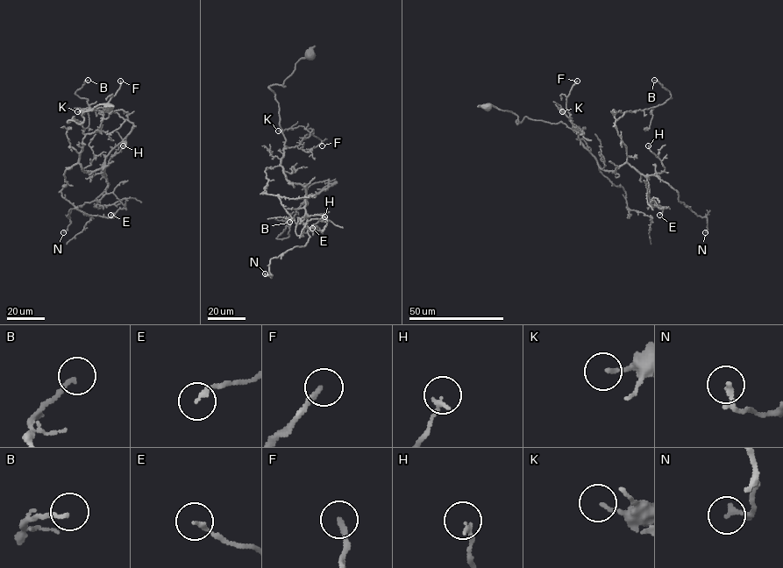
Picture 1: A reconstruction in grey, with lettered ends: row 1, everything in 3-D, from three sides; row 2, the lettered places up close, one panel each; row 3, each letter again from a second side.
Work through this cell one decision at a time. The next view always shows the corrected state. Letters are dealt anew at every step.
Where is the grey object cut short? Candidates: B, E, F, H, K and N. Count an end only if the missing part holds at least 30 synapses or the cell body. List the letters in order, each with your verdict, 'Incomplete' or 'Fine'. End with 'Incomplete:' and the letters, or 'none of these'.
B: Fine
E: Fine
F: Fine
H: Fine
K: Fine
N: Fine
Incomplete: none of these

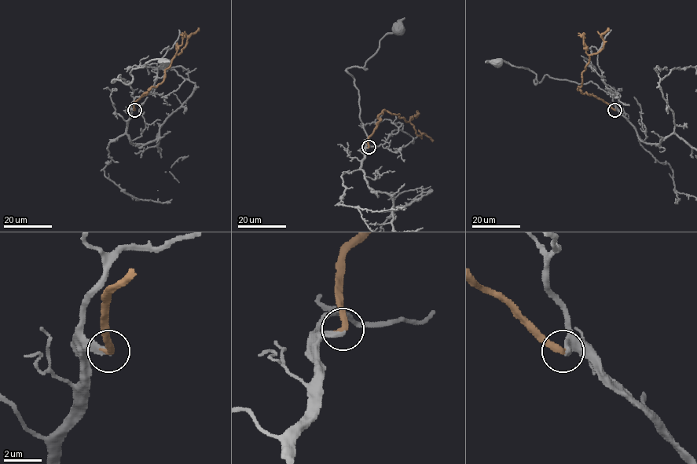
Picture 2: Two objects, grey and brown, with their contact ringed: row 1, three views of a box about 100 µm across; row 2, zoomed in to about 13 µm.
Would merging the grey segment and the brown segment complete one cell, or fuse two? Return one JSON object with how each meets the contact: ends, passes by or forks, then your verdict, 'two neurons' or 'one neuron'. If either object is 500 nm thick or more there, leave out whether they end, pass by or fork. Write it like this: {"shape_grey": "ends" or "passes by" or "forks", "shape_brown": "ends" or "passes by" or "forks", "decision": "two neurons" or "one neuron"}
{"shape_grey": "ends", "shape_brown": "ends", "decision": "one neuron"}

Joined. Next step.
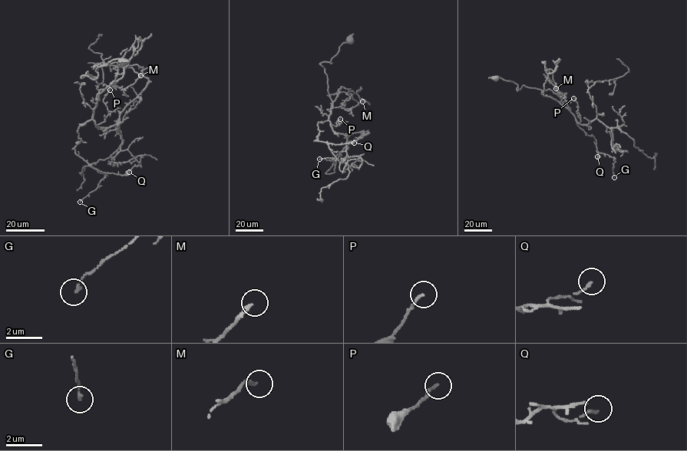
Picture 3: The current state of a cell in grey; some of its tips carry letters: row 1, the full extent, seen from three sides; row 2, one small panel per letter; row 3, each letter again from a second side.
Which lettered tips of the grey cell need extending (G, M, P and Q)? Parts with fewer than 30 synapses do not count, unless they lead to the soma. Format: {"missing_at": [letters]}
{"missing_at": []}

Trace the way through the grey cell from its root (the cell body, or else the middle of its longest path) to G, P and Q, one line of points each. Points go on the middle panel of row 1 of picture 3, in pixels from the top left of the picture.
G: (350, 40), (331, 63), (320, 64), (332, 106), (315, 140), (325, 142), (336, 159), (319, 159)
P: (350, 40), (339, 47), (331, 63), (320, 64), (327, 75), (332, 102), (328, 120), (336, 126), (340, 119)
Q: (350, 40), (339, 47), (331, 63), (320, 64), (332, 106), (328, 119), (318, 122), (315, 140), (354, 143)

